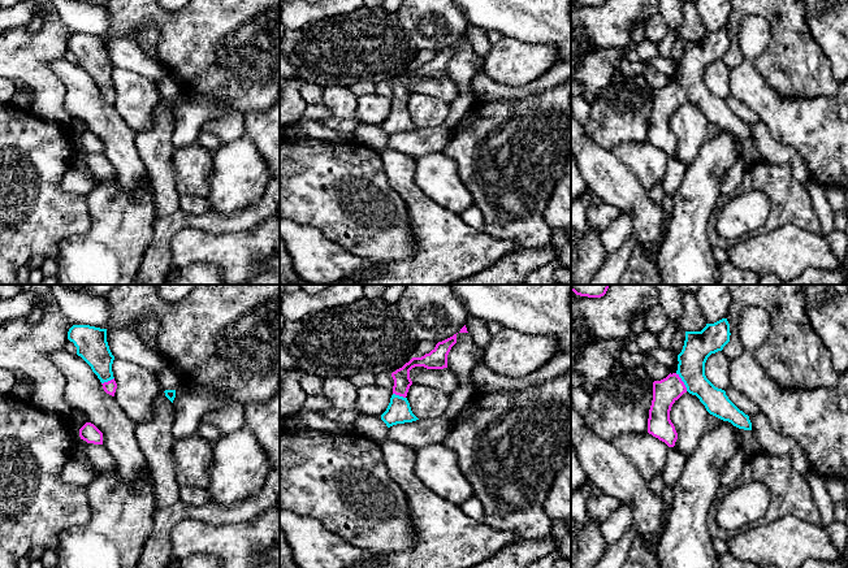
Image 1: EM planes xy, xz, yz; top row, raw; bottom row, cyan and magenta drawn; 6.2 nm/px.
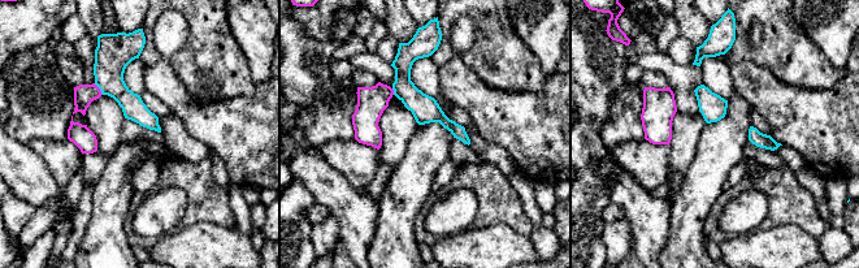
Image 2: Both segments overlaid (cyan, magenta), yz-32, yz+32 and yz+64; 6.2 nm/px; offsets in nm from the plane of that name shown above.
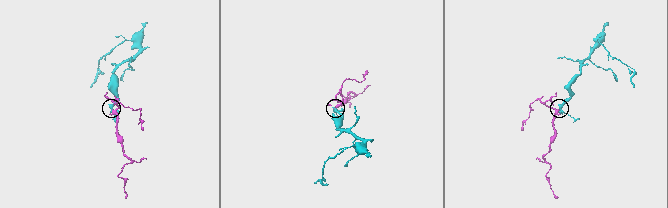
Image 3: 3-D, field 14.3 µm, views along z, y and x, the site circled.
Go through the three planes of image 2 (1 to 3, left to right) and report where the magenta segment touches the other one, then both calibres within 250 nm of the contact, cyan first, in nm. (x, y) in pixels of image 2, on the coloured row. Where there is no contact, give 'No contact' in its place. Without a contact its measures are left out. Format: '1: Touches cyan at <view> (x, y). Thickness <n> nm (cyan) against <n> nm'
1: Touches cyan at yz-32 (99, 87). Thickness 220 nm (cyan) against 130 nm
2: Touches cyan at yz+32 (394, 91). Thickness 170 nm (cyan) against 180 nm
3: No contact

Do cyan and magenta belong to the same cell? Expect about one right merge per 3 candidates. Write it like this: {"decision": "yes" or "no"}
{"decision": "yes"}

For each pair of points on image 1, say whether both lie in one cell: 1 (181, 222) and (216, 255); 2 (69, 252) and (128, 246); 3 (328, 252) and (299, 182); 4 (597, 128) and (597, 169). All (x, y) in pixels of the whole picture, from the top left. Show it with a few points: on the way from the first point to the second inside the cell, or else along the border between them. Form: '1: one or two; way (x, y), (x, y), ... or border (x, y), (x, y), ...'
1: two; border (215, 232), (182, 228), (171, 239), (168, 252)
2: one; way (83, 252), (109, 252), (113, 248)
3: two; border (293, 221), (312, 225), (345, 248)
4: two; border (584, 128), (584, 131), (598, 144), (610, 150)

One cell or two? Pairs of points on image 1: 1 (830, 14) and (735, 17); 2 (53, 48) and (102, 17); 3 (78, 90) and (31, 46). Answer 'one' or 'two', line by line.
1: two
2: two
3: two

